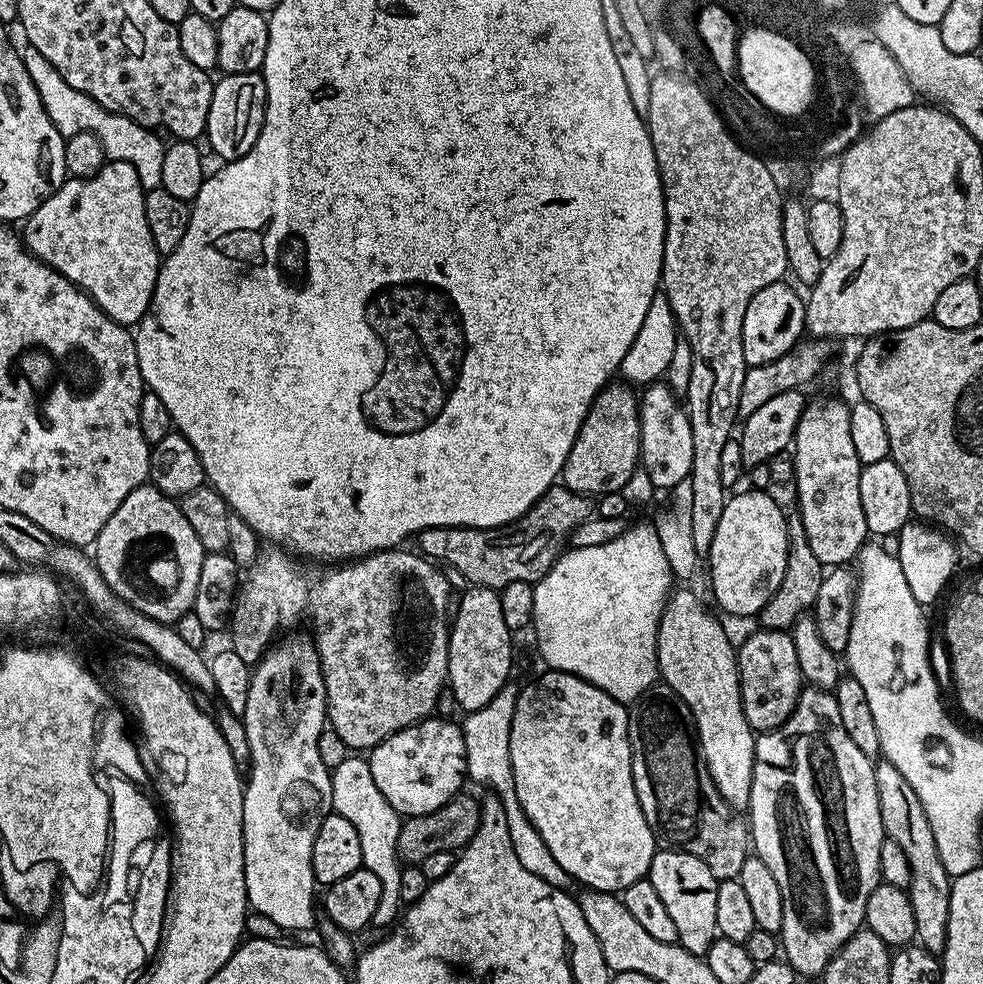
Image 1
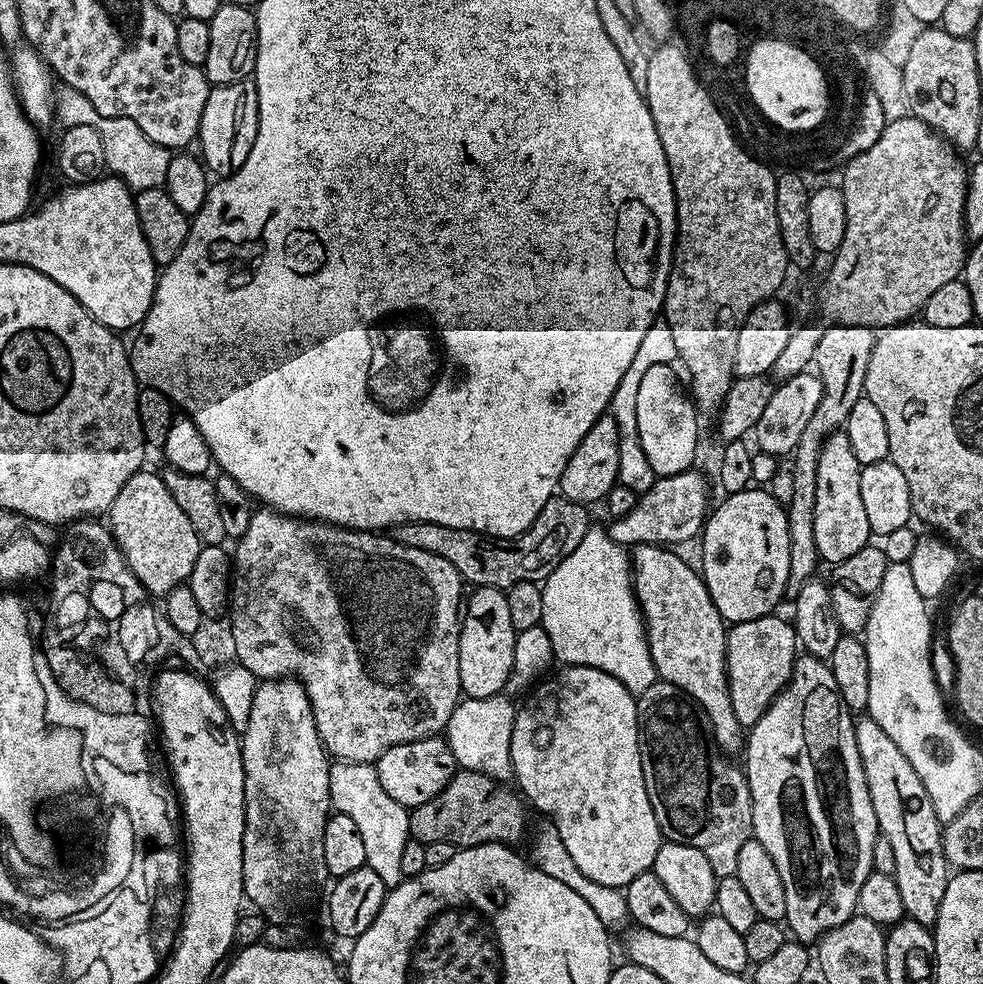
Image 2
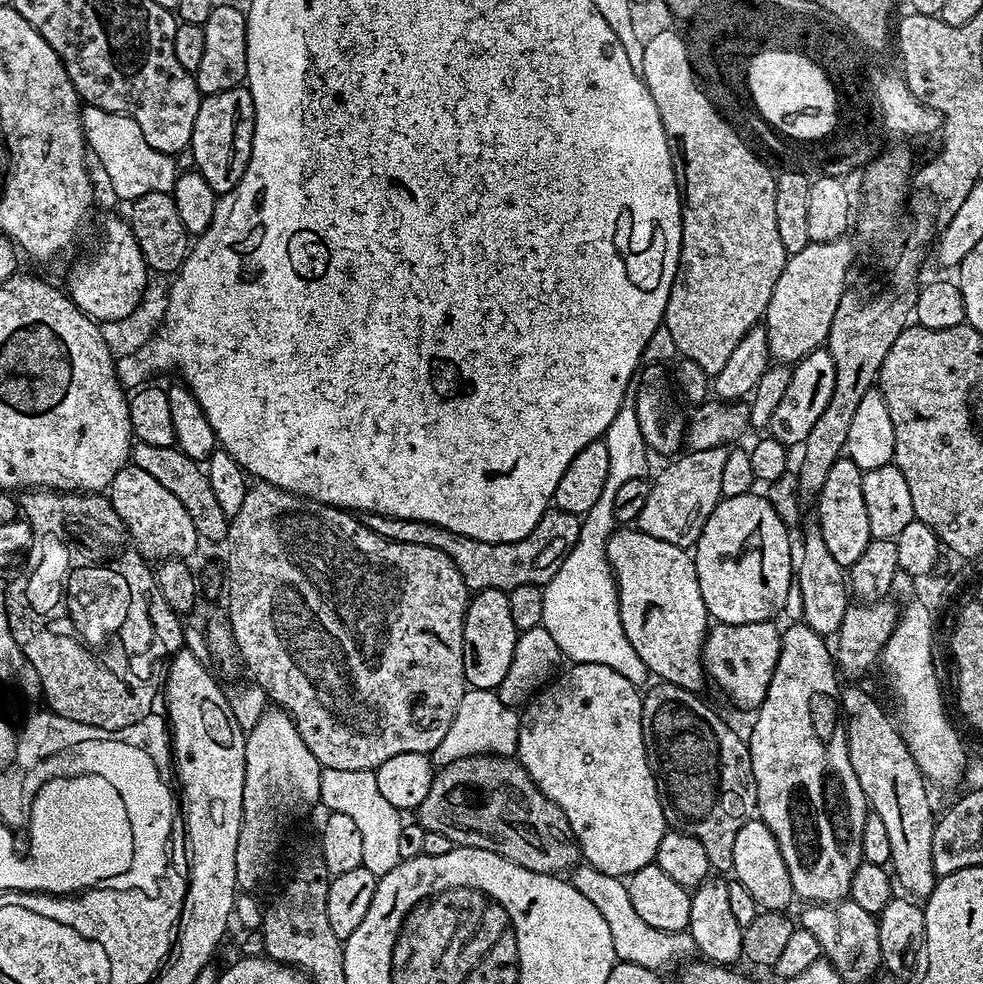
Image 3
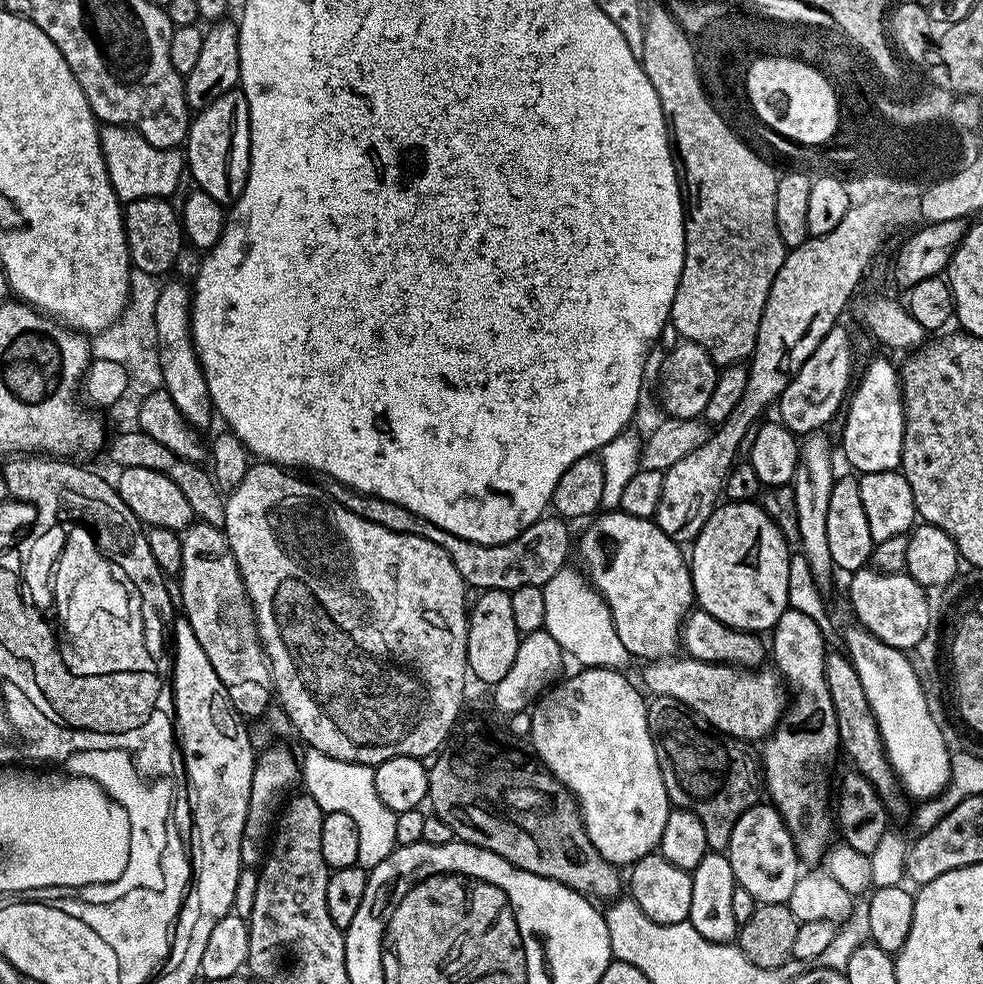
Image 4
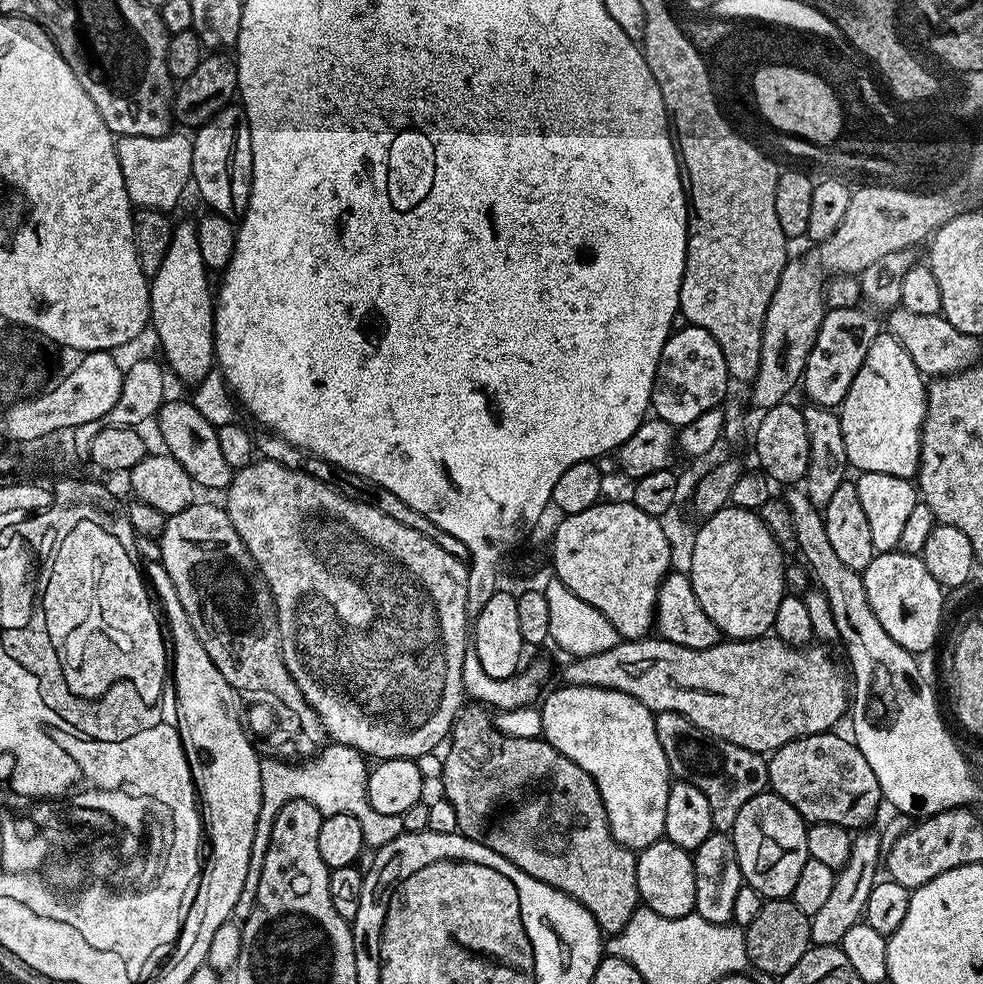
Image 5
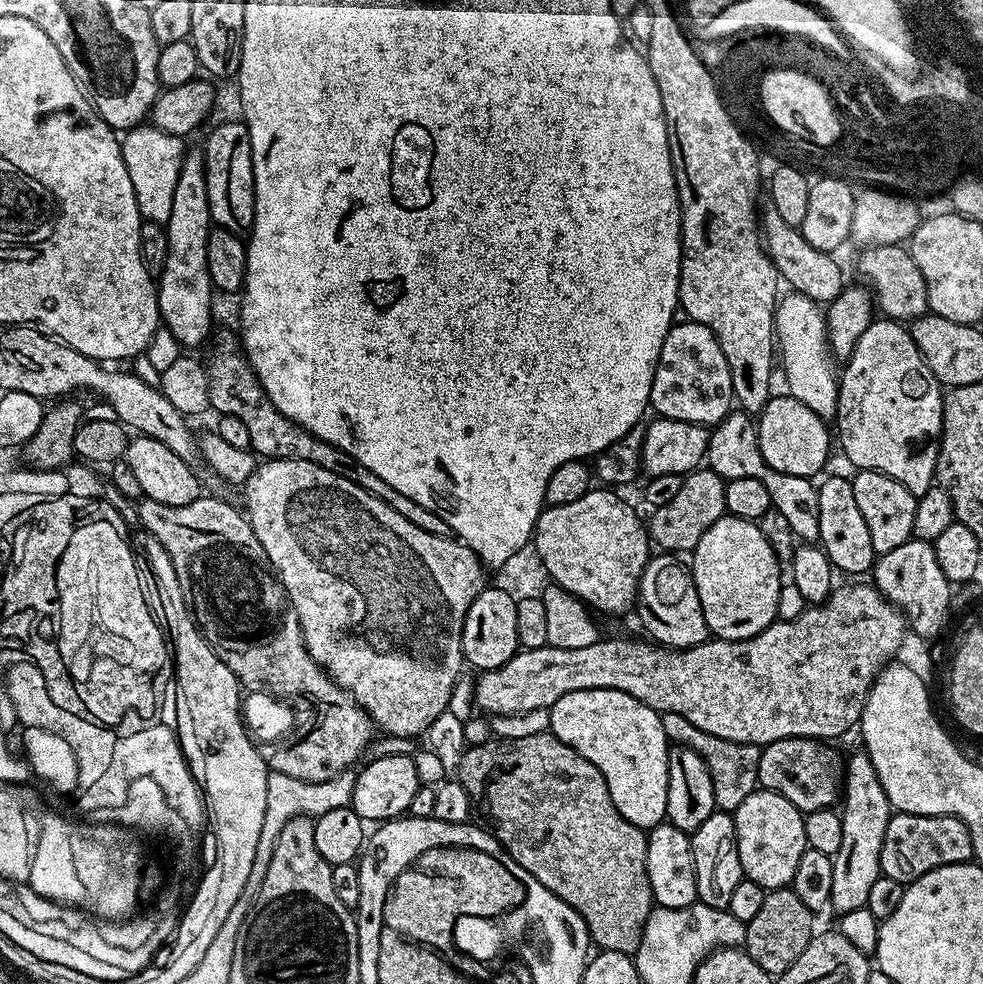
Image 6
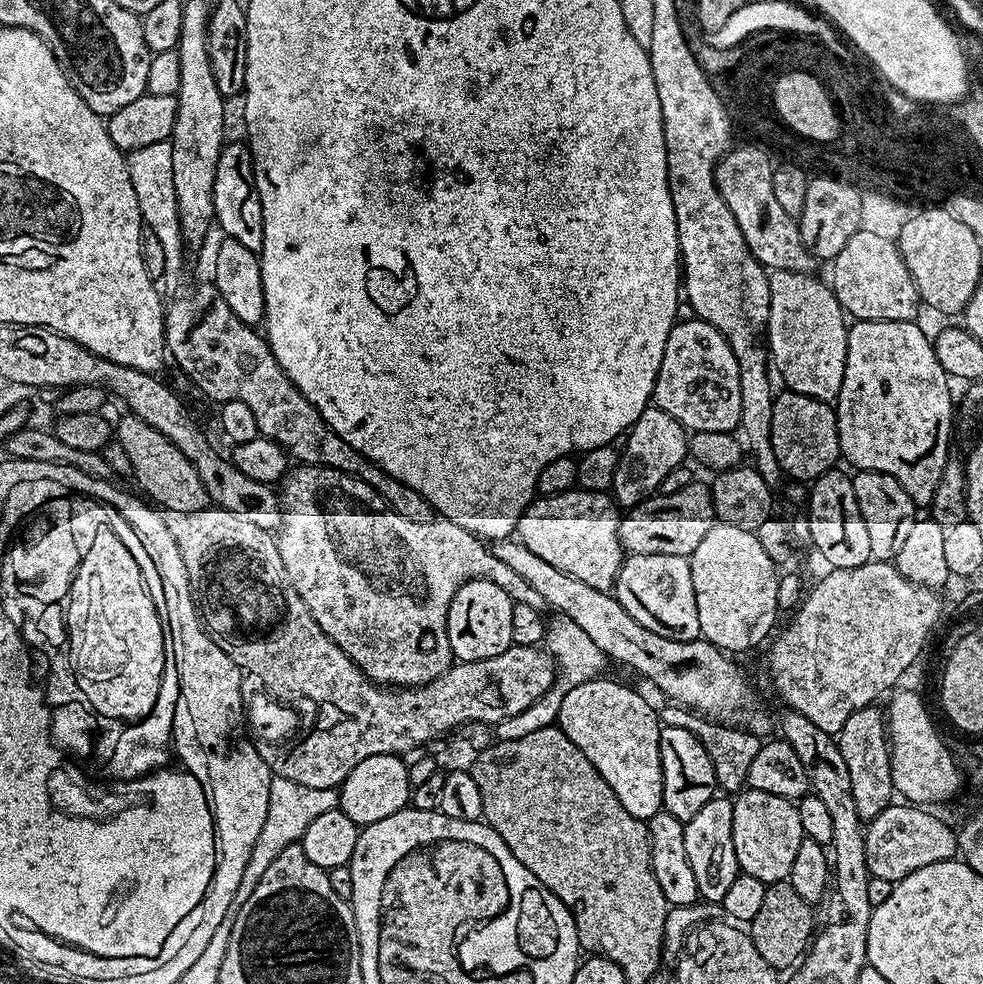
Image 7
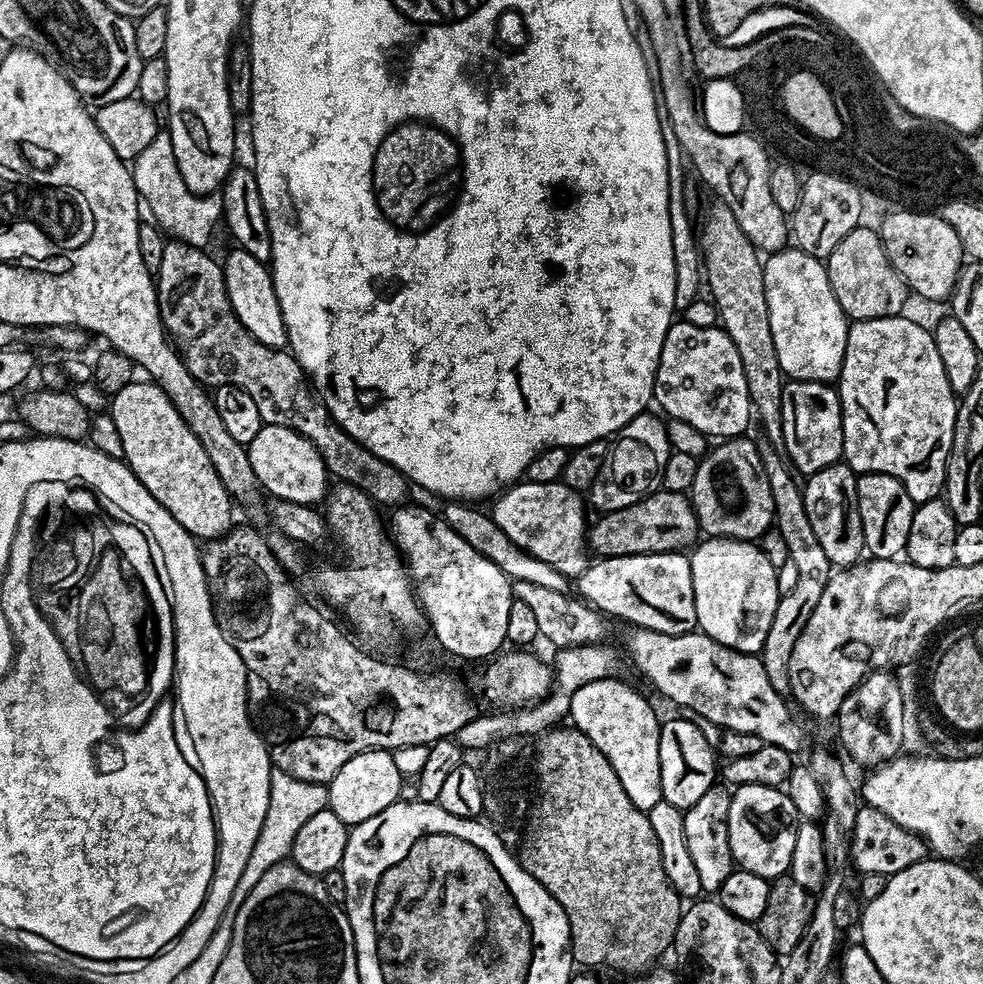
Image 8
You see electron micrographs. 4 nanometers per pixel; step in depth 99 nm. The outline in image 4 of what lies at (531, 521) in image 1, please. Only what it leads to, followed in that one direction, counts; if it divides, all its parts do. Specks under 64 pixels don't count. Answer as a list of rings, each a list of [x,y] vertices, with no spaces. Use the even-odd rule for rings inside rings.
[[[332,482],[329,485],[329,488],[326,488],[327,495],[331,496],[334,502],[338,502],[338,506],[346,506],[350,514],[358,514],[358,518],[366,518],[366,522],[386,526],[386,530],[394,530],[398,534],[421,536],[442,546],[442,550],[450,554],[458,574],[464,579],[469,589],[502,590],[512,593],[516,588],[527,584],[543,586],[550,578],[558,574],[560,568],[569,563],[568,547],[571,544],[573,547],[574,540],[573,537],[572,540],[568,537],[569,525],[555,514],[541,516],[521,536],[505,544],[476,544],[472,540],[463,540],[434,526],[430,521],[416,516],[400,504],[377,496],[365,496],[364,493],[356,492],[344,484]]]

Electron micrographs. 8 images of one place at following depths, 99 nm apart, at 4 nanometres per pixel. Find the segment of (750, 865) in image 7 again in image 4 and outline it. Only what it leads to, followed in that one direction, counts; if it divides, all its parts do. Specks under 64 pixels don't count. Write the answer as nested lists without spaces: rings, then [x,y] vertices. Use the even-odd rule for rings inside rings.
[[[758,802],[738,818],[726,855],[737,885],[750,890],[757,904],[787,904],[794,882],[802,875],[802,861],[796,852],[794,838],[782,814],[771,802]]]

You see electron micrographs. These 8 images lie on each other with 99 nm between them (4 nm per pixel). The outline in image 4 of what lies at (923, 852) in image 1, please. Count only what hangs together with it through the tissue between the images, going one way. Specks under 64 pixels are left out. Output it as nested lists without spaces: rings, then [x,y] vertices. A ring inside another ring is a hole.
[[[829,649],[824,657],[824,677],[827,689],[830,690],[831,704],[835,708],[835,718],[838,722],[839,738],[844,751],[851,756],[855,769],[863,773],[868,781],[876,787],[881,796],[890,798],[898,788],[897,777],[890,766],[879,733],[877,721],[868,704],[866,693],[860,677],[843,651]]]

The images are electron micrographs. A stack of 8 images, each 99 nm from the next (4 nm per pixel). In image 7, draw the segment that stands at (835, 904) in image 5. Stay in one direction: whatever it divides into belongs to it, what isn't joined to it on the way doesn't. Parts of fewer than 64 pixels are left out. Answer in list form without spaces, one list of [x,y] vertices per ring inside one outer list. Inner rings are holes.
[[[873,706],[852,712],[838,733],[842,758],[846,762],[846,770],[850,770],[850,786],[854,786],[854,802],[858,802],[858,814],[865,822],[872,820],[894,800],[889,732],[885,713],[878,709]]]

